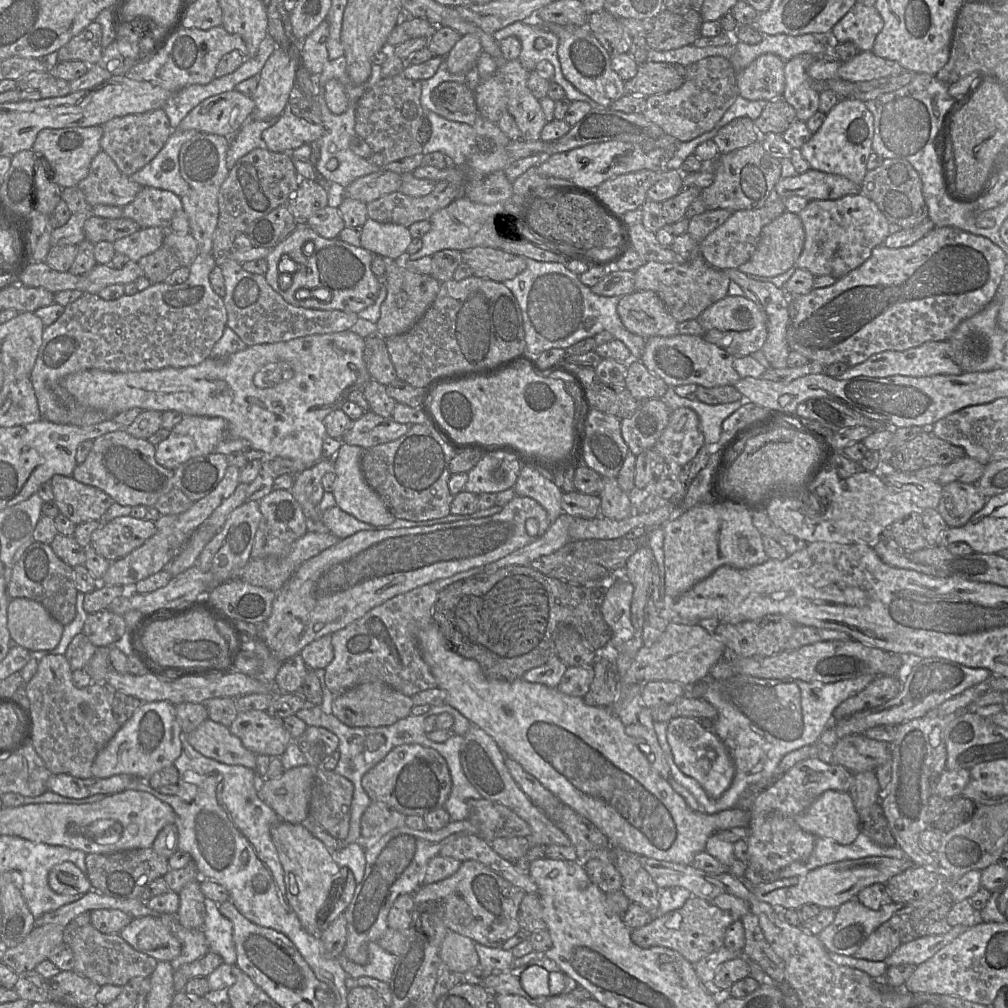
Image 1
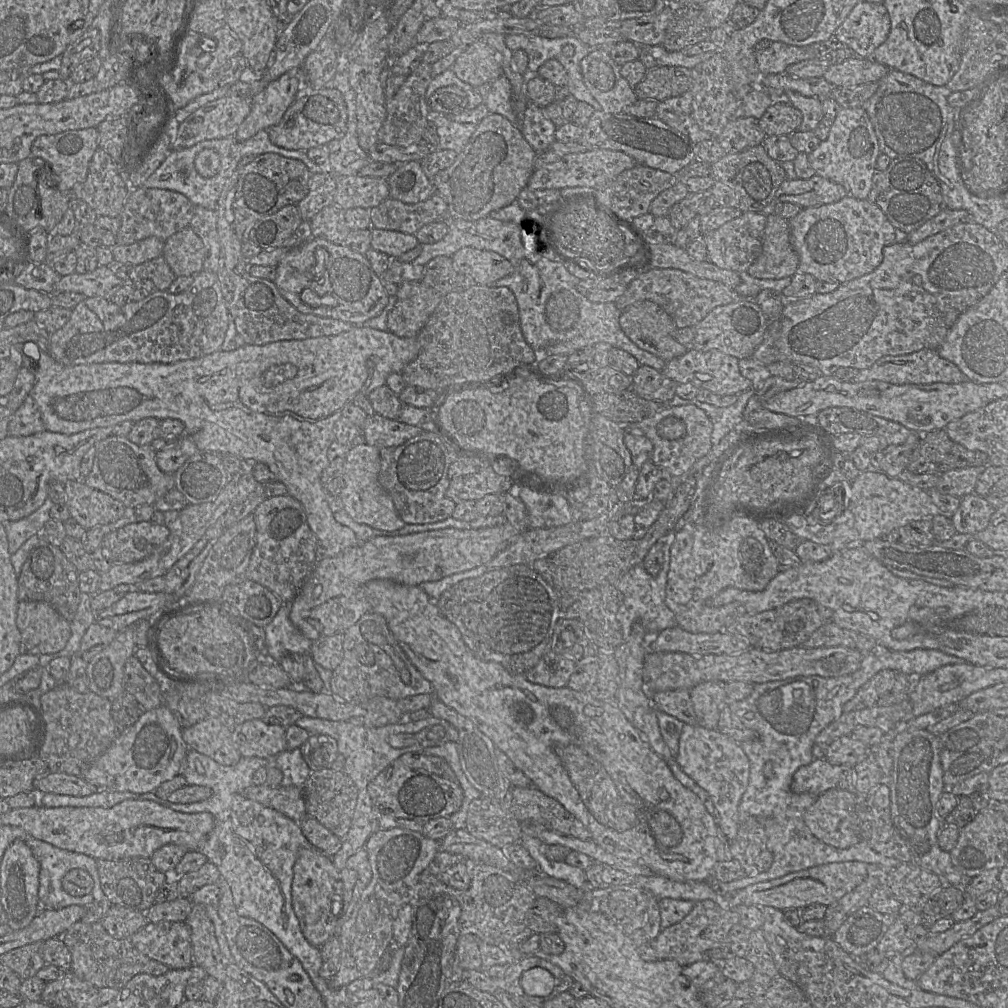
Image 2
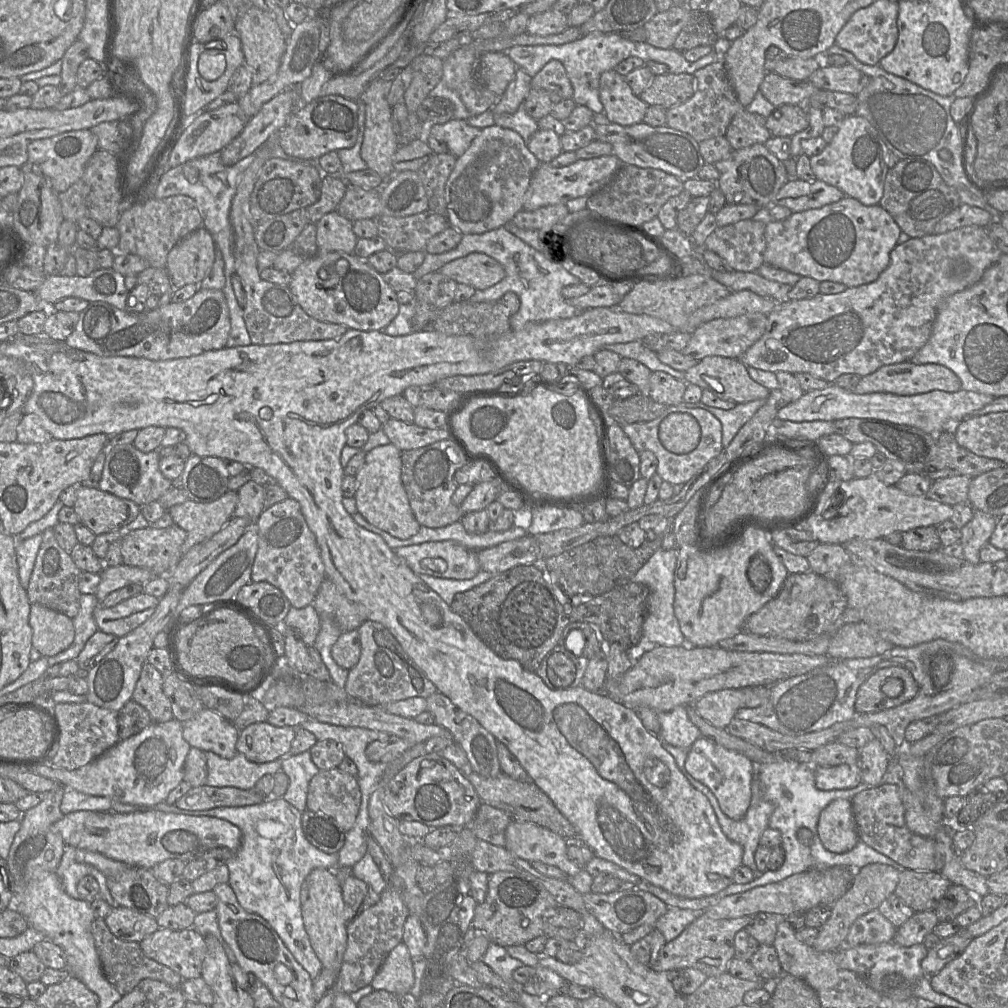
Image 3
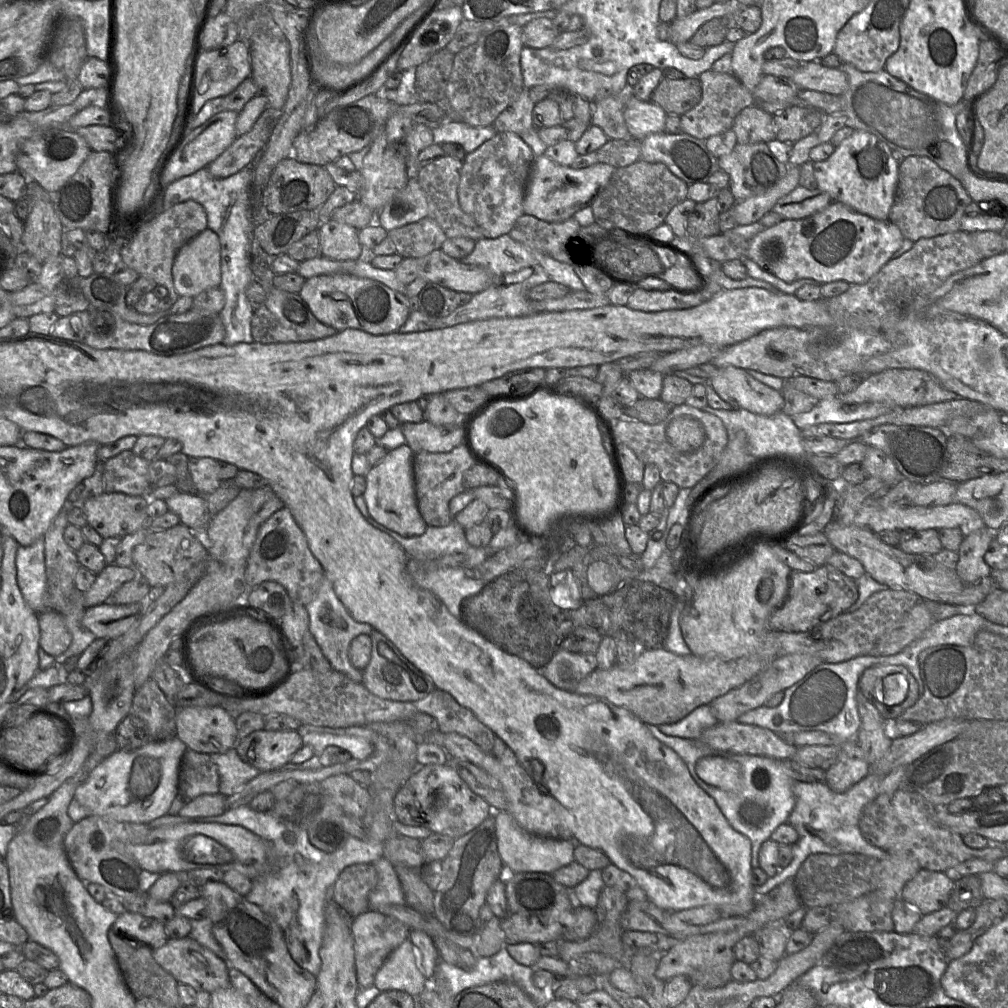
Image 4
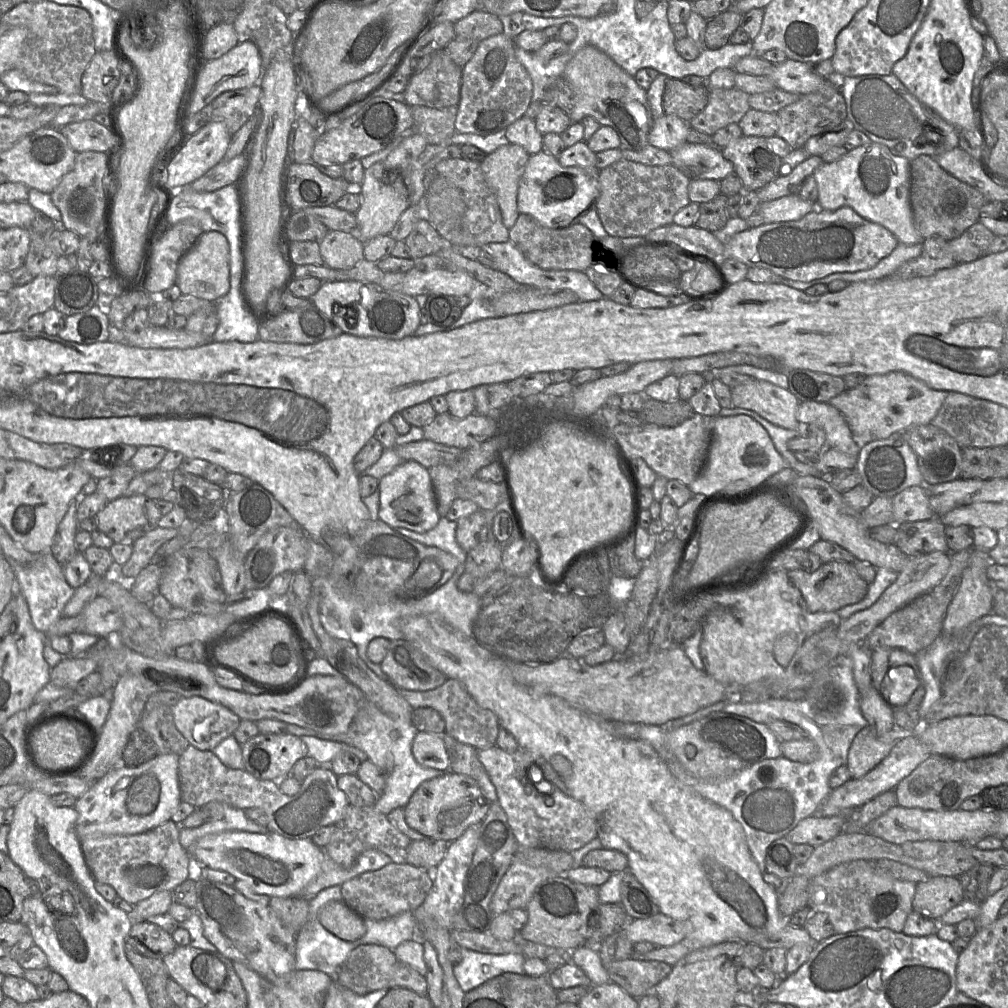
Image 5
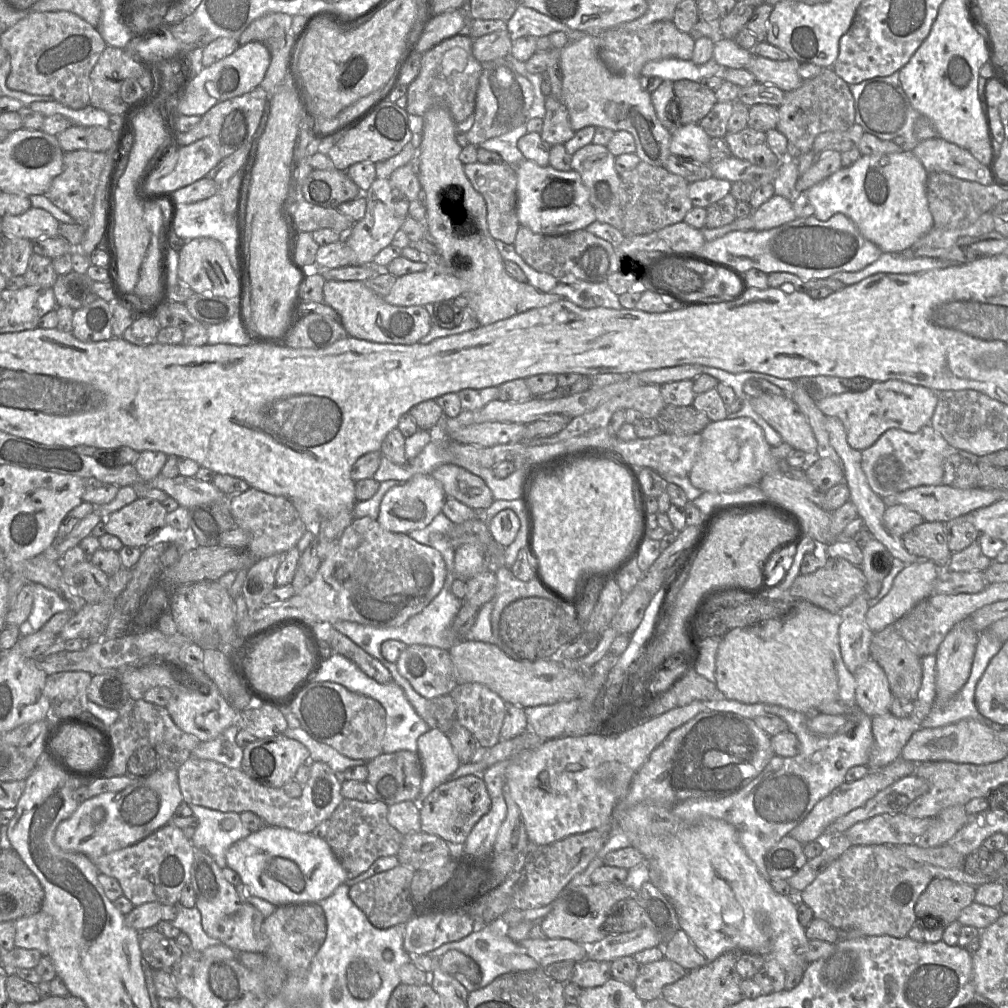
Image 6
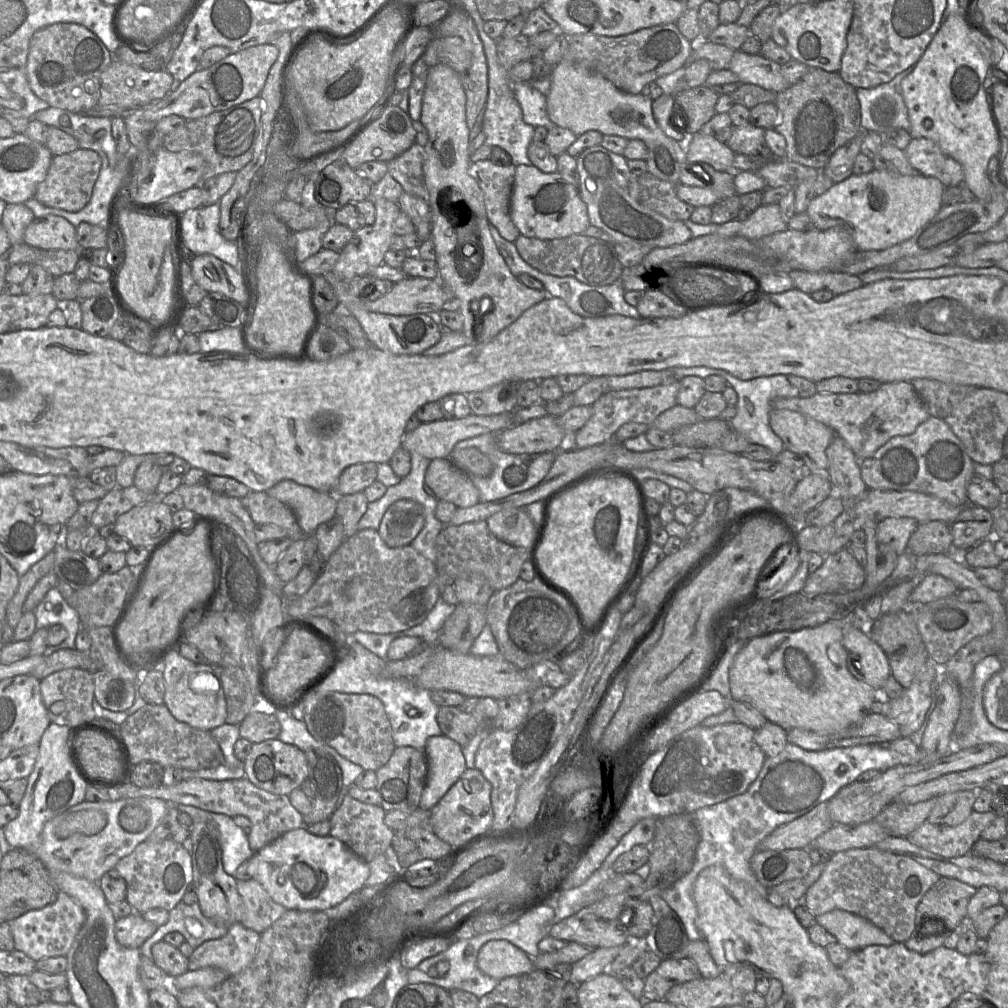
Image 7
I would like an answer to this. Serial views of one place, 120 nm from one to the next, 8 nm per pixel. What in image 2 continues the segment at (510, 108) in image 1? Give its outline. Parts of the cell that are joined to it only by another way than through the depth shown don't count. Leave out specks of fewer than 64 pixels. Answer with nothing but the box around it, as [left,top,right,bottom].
[521,101,556,153]

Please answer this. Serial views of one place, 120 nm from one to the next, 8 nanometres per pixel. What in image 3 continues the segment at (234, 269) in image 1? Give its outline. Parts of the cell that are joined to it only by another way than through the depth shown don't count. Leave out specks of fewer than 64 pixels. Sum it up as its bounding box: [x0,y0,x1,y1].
[229,144,348,345]

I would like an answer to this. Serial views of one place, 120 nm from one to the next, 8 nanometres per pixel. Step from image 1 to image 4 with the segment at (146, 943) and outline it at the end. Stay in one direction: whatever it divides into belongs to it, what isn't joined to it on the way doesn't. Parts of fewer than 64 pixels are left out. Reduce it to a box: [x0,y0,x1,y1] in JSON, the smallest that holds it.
[152,936,231,993]

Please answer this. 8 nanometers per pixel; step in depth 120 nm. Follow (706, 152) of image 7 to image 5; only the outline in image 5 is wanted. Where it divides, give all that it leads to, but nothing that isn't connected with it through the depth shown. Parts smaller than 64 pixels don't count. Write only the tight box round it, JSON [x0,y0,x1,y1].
[648,114,690,151]

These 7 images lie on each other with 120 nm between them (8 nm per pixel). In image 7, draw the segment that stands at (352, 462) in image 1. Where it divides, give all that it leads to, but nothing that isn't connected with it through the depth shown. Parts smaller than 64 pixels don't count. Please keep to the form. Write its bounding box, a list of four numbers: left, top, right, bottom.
[378,499,424,547]

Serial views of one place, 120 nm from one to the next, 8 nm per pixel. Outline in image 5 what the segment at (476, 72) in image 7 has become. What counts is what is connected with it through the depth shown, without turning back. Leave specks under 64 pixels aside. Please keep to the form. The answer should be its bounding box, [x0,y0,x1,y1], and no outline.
[403,50,462,109]

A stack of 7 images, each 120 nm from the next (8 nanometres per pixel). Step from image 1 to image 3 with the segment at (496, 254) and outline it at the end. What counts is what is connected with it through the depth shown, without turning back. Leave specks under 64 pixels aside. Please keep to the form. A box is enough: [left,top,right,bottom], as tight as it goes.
[439,252,506,290]

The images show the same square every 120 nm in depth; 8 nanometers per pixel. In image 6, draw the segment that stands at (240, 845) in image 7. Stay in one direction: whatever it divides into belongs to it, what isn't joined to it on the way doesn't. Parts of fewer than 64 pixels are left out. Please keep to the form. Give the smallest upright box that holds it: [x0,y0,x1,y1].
[188,804,252,868]

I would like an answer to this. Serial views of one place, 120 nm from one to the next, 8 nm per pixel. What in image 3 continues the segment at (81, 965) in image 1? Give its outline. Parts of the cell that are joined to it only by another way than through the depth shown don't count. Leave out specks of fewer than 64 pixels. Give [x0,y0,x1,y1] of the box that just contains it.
[91,918,183,995]

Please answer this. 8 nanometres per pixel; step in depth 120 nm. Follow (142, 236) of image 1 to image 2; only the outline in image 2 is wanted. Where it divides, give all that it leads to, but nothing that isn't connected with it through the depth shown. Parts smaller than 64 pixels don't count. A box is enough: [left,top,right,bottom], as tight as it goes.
[113,237,165,266]

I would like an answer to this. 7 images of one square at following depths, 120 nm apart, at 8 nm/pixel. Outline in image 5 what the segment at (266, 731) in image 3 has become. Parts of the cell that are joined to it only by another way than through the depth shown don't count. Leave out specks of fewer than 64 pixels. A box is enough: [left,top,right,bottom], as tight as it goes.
[241,732,308,781]

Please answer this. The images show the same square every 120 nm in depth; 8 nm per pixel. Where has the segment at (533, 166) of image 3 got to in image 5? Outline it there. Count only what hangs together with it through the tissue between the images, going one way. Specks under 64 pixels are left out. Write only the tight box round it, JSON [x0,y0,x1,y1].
[480,143,530,229]

